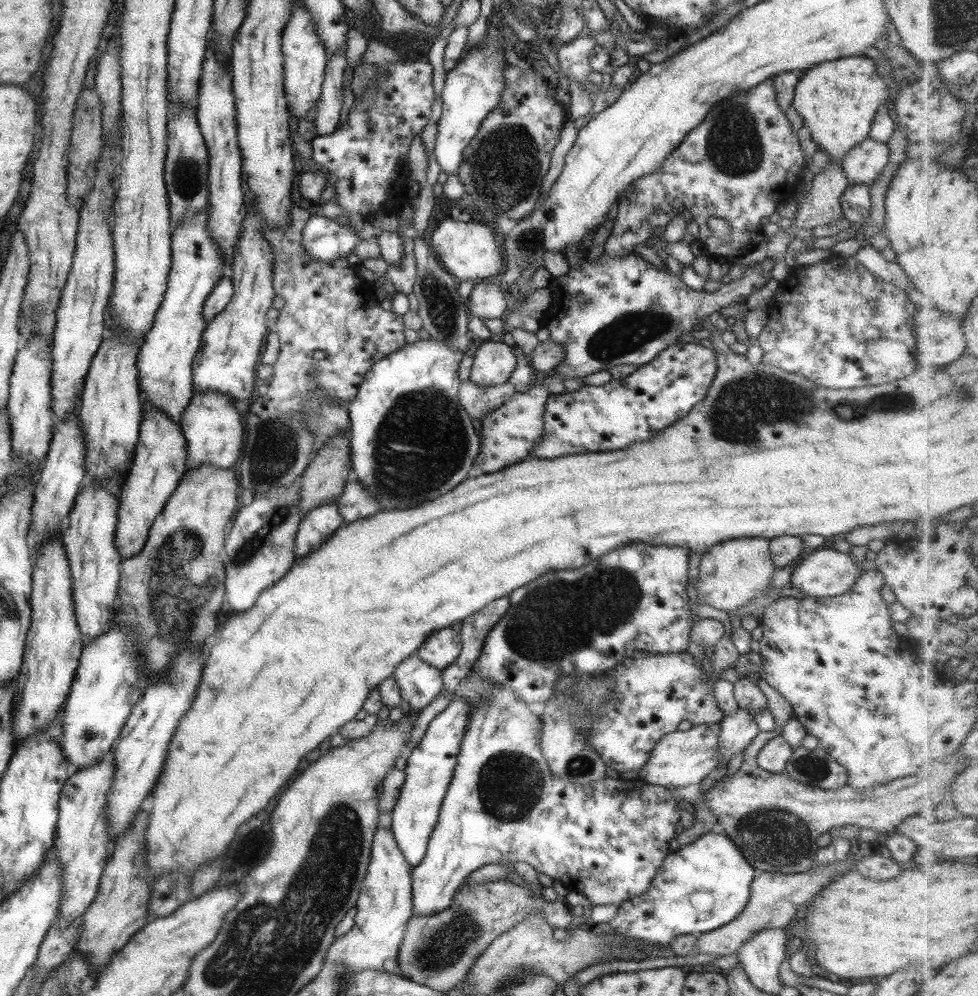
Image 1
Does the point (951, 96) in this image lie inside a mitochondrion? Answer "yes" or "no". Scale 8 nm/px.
no

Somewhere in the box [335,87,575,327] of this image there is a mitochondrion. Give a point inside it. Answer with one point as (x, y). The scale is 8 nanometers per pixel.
(507, 160)

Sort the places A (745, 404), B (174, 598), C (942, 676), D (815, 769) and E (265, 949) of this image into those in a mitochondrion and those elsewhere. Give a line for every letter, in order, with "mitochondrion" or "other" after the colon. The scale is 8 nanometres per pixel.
A: mitochondrion
B: mitochondrion
C: other
D: mitochondrion
E: mitochondrion

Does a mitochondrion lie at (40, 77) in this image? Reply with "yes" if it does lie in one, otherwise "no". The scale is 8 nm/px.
no

